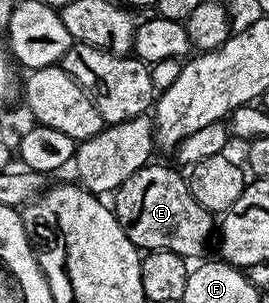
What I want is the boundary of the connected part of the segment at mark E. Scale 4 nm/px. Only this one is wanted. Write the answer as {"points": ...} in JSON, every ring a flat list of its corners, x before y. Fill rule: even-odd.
{"points":[[149,164,144,166,130,180,126,180,120,187,114,191,116,206,114,213,116,219,120,221,120,227,126,232,126,236,135,244,136,249,141,252,150,250,169,250,175,254,180,254,186,260,199,259,204,249,208,246,208,241,214,238,214,215,211,210,202,208,198,200,188,190,188,184,185,175,179,169,171,170,168,166,155,166]]}

